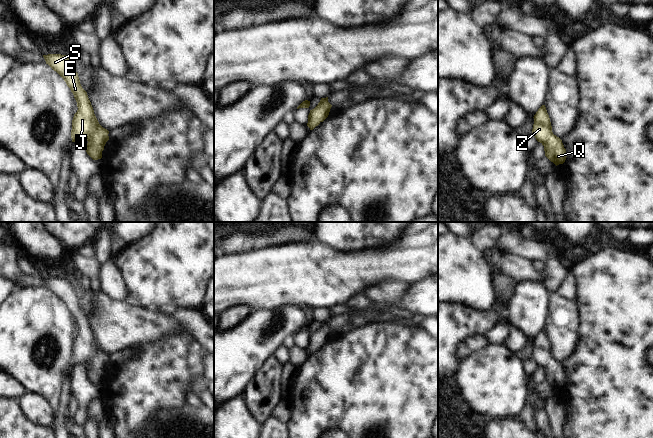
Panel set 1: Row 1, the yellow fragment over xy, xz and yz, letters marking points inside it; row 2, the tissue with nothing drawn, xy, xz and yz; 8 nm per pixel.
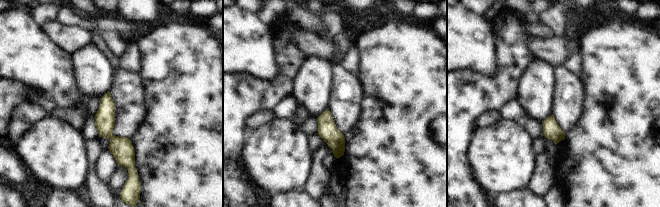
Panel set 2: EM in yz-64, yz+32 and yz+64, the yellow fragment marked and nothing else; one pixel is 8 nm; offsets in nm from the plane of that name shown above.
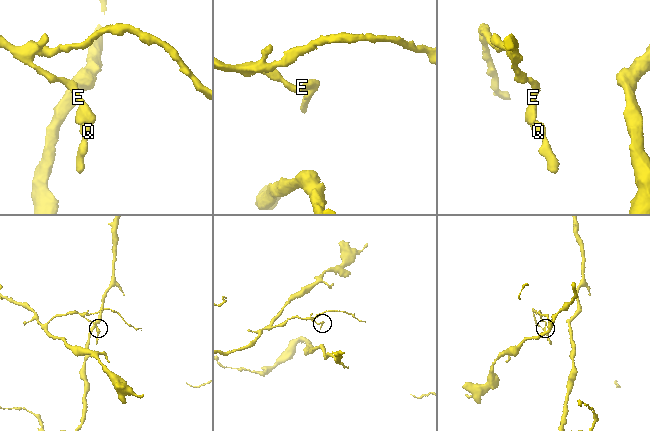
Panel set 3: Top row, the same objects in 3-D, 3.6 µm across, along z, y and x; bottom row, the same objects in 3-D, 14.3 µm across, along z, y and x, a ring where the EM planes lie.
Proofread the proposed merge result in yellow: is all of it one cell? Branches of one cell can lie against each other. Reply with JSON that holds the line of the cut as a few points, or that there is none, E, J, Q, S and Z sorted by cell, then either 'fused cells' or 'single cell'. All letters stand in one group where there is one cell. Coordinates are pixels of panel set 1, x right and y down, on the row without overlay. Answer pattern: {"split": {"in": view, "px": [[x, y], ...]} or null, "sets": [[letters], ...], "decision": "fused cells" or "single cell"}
{"split": null, "sets": [["E", "J", "Q", "S", "Z"]], "decision": "single cell"}

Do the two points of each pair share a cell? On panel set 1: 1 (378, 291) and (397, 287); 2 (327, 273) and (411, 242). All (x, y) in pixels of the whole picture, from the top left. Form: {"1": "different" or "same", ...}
{"1": "same", "2": "same"}

